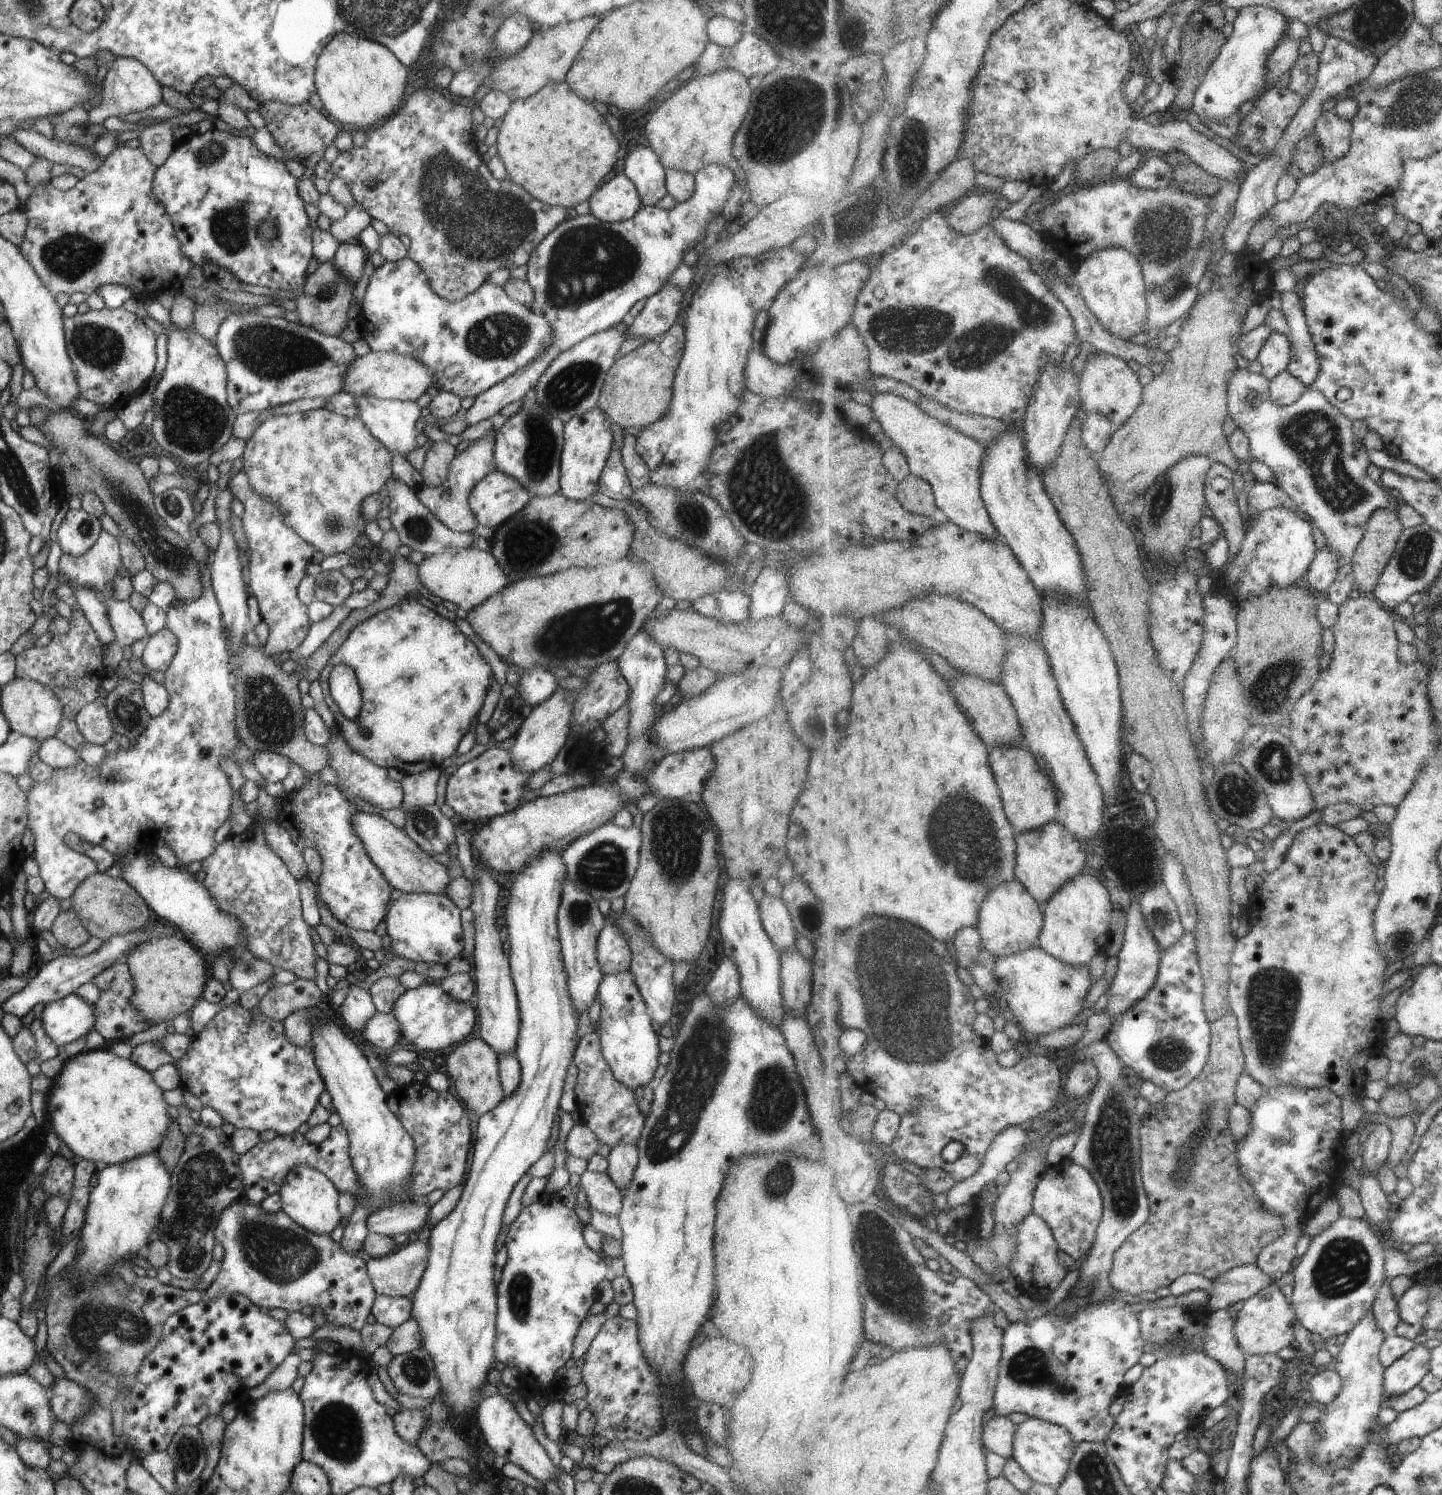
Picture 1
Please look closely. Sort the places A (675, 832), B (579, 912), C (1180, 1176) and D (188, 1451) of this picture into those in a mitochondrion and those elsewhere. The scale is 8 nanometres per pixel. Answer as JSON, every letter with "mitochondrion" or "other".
{"A":"mitochondrion","B":"mitochondrion","C":"mitochondrion","D":"mitochondrion"}

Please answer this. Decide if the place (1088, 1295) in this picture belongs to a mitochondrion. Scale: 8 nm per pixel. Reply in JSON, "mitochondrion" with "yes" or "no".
{"mitochondrion":"no"}

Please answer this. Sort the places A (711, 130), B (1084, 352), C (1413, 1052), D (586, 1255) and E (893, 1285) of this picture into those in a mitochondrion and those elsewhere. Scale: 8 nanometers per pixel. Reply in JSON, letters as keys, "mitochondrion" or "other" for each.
{"A":"other","B":"other","C":"other","D":"other","E":"mitochondrion"}

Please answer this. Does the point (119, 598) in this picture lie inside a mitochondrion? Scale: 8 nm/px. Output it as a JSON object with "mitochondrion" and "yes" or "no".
{"mitochondrion":"no"}

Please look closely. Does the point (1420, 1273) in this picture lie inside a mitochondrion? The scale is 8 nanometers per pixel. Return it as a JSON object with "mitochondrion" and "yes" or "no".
{"mitochondrion":"no"}

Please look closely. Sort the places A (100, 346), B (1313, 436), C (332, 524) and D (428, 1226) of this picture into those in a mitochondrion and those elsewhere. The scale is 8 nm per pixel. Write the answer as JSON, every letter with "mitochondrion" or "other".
{"A":"mitochondrion","B":"mitochondrion","C":"mitochondrion","D":"other"}

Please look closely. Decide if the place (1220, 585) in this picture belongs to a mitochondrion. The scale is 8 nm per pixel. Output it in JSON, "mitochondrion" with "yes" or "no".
{"mitochondrion":"no"}

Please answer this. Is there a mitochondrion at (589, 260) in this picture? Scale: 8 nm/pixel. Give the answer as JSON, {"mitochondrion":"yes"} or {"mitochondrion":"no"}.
{"mitochondrion":"yes"}

